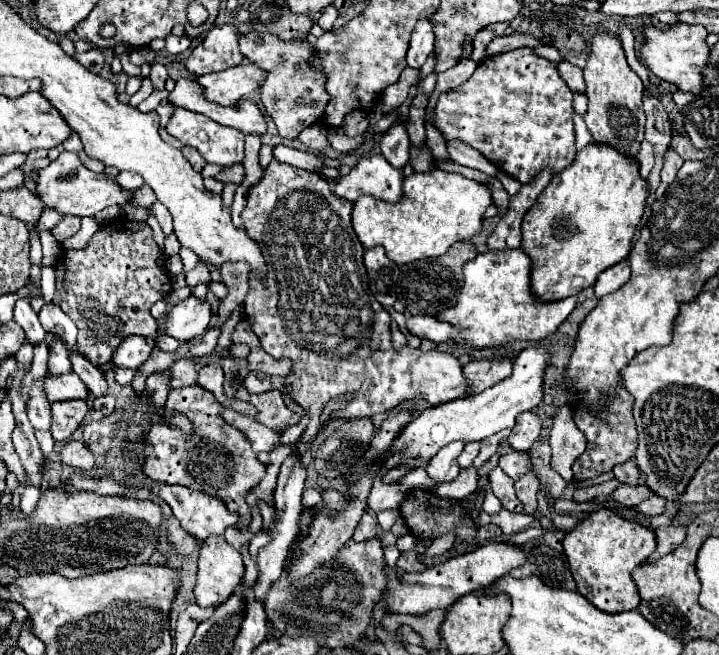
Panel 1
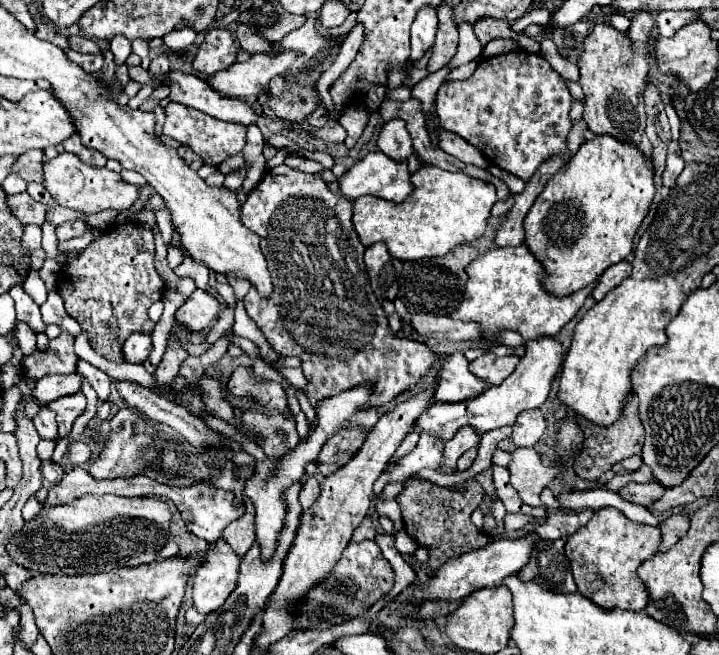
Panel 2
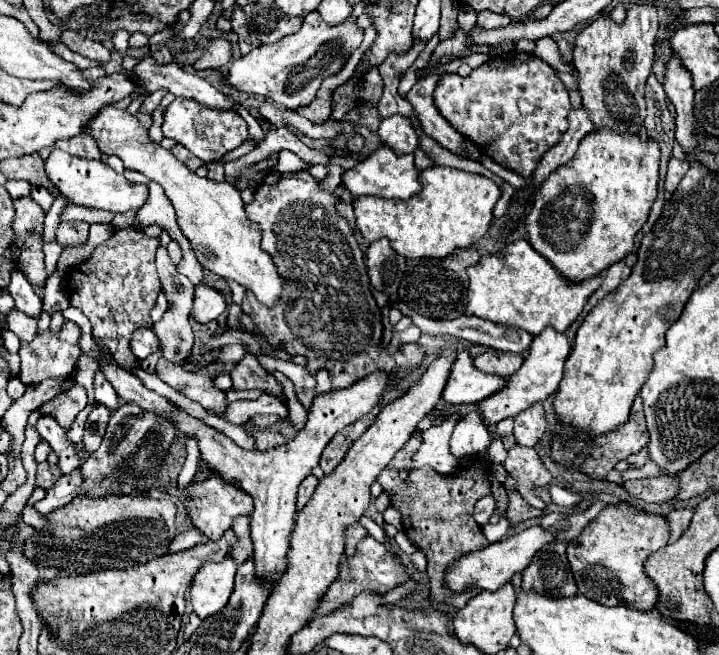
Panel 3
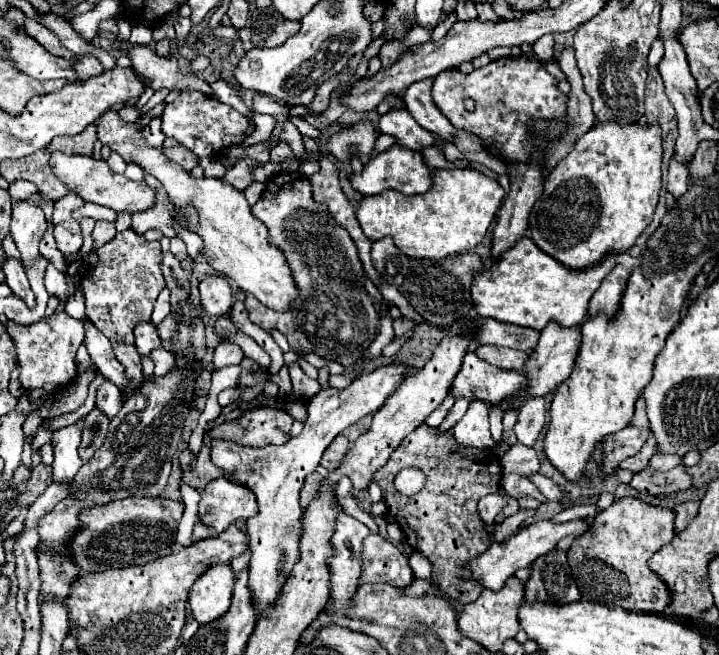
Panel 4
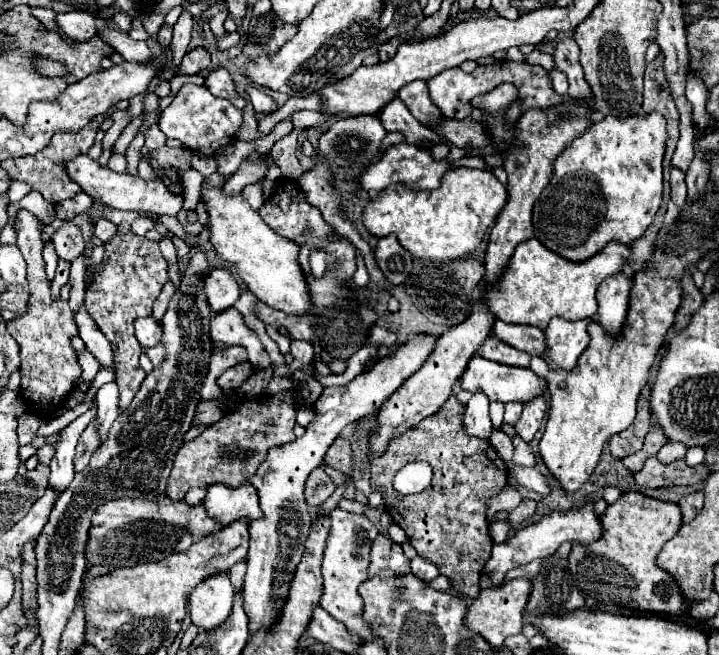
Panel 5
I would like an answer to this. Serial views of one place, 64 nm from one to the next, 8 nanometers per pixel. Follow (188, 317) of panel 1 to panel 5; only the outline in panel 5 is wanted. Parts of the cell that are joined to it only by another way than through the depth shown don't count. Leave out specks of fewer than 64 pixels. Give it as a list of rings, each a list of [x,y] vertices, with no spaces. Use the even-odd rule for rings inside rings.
[[[214,268],[208,274],[204,290],[208,296],[210,308],[214,312],[222,312],[222,310],[234,306],[236,300],[240,298],[240,284],[232,276],[232,272],[224,270],[224,268]]]

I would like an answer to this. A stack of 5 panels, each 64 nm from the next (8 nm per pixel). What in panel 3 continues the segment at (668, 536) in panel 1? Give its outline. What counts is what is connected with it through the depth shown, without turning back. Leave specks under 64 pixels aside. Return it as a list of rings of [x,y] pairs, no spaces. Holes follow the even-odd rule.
[[[692,508],[672,510],[668,514],[668,520],[670,520],[670,542],[676,542],[682,536],[682,532],[688,528],[692,516],[694,516],[694,510]]]

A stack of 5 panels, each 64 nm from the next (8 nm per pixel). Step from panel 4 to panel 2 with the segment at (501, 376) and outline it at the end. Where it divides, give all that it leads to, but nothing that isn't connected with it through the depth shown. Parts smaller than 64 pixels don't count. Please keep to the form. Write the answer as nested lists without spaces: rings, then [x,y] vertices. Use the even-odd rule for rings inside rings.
[[[286,166],[270,168],[260,184],[248,194],[240,220],[260,236],[260,248],[268,258],[270,274],[274,280],[274,294],[270,298],[262,298],[252,288],[242,302],[248,316],[258,324],[278,354],[298,356],[302,360],[304,376],[310,380],[310,386],[304,388],[304,392],[308,394],[312,406],[316,406],[318,400],[340,394],[362,382],[372,382],[374,392],[368,400],[368,408],[380,408],[392,402],[406,388],[414,386],[434,366],[440,370],[440,384],[434,394],[436,402],[464,402],[490,388],[488,382],[476,378],[476,374],[468,370],[464,352],[454,352],[438,362],[426,344],[406,338],[400,340],[390,332],[386,312],[370,288],[368,272],[364,266],[364,246],[352,226],[352,202],[334,194],[320,176],[290,170]]]

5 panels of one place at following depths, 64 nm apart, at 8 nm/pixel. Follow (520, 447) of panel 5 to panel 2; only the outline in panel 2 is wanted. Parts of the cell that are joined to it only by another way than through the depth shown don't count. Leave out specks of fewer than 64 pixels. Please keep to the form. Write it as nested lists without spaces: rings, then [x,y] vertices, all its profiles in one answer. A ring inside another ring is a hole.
[[[516,448],[512,452],[508,470],[510,482],[520,494],[522,502],[528,506],[544,506],[538,496],[542,488],[546,488],[554,480],[556,470],[546,468],[534,448]]]

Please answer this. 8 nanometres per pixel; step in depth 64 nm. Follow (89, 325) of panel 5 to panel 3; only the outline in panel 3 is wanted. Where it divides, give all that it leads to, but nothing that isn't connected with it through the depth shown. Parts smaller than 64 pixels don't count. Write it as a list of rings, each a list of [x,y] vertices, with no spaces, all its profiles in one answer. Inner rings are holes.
[[[96,342],[98,354],[100,354],[100,370],[104,370],[104,376],[108,376],[108,382],[116,388],[120,400],[124,402],[136,402],[142,410],[152,410],[160,416],[166,416],[172,420],[178,430],[182,430],[188,436],[198,436],[198,446],[202,452],[202,460],[208,462],[224,480],[236,482],[238,488],[242,488],[246,494],[254,498],[254,512],[250,516],[250,528],[252,528],[252,544],[254,544],[254,566],[256,576],[260,580],[266,580],[270,584],[270,590],[280,582],[284,576],[284,570],[288,568],[288,554],[290,554],[290,538],[292,530],[296,526],[296,490],[300,482],[312,472],[312,468],[318,466],[320,456],[328,442],[334,438],[336,432],[344,430],[346,426],[354,424],[356,420],[364,418],[374,406],[380,406],[380,400],[390,386],[390,374],[388,372],[374,372],[366,378],[360,378],[348,388],[342,390],[330,390],[314,396],[314,402],[308,412],[306,426],[296,434],[294,440],[288,444],[268,448],[268,450],[244,450],[236,442],[232,442],[228,436],[220,434],[218,430],[206,426],[204,422],[192,418],[184,410],[178,410],[174,404],[170,404],[164,396],[158,396],[156,392],[148,390],[134,374],[126,372],[122,366],[116,366],[112,362],[112,356],[100,342]]]

